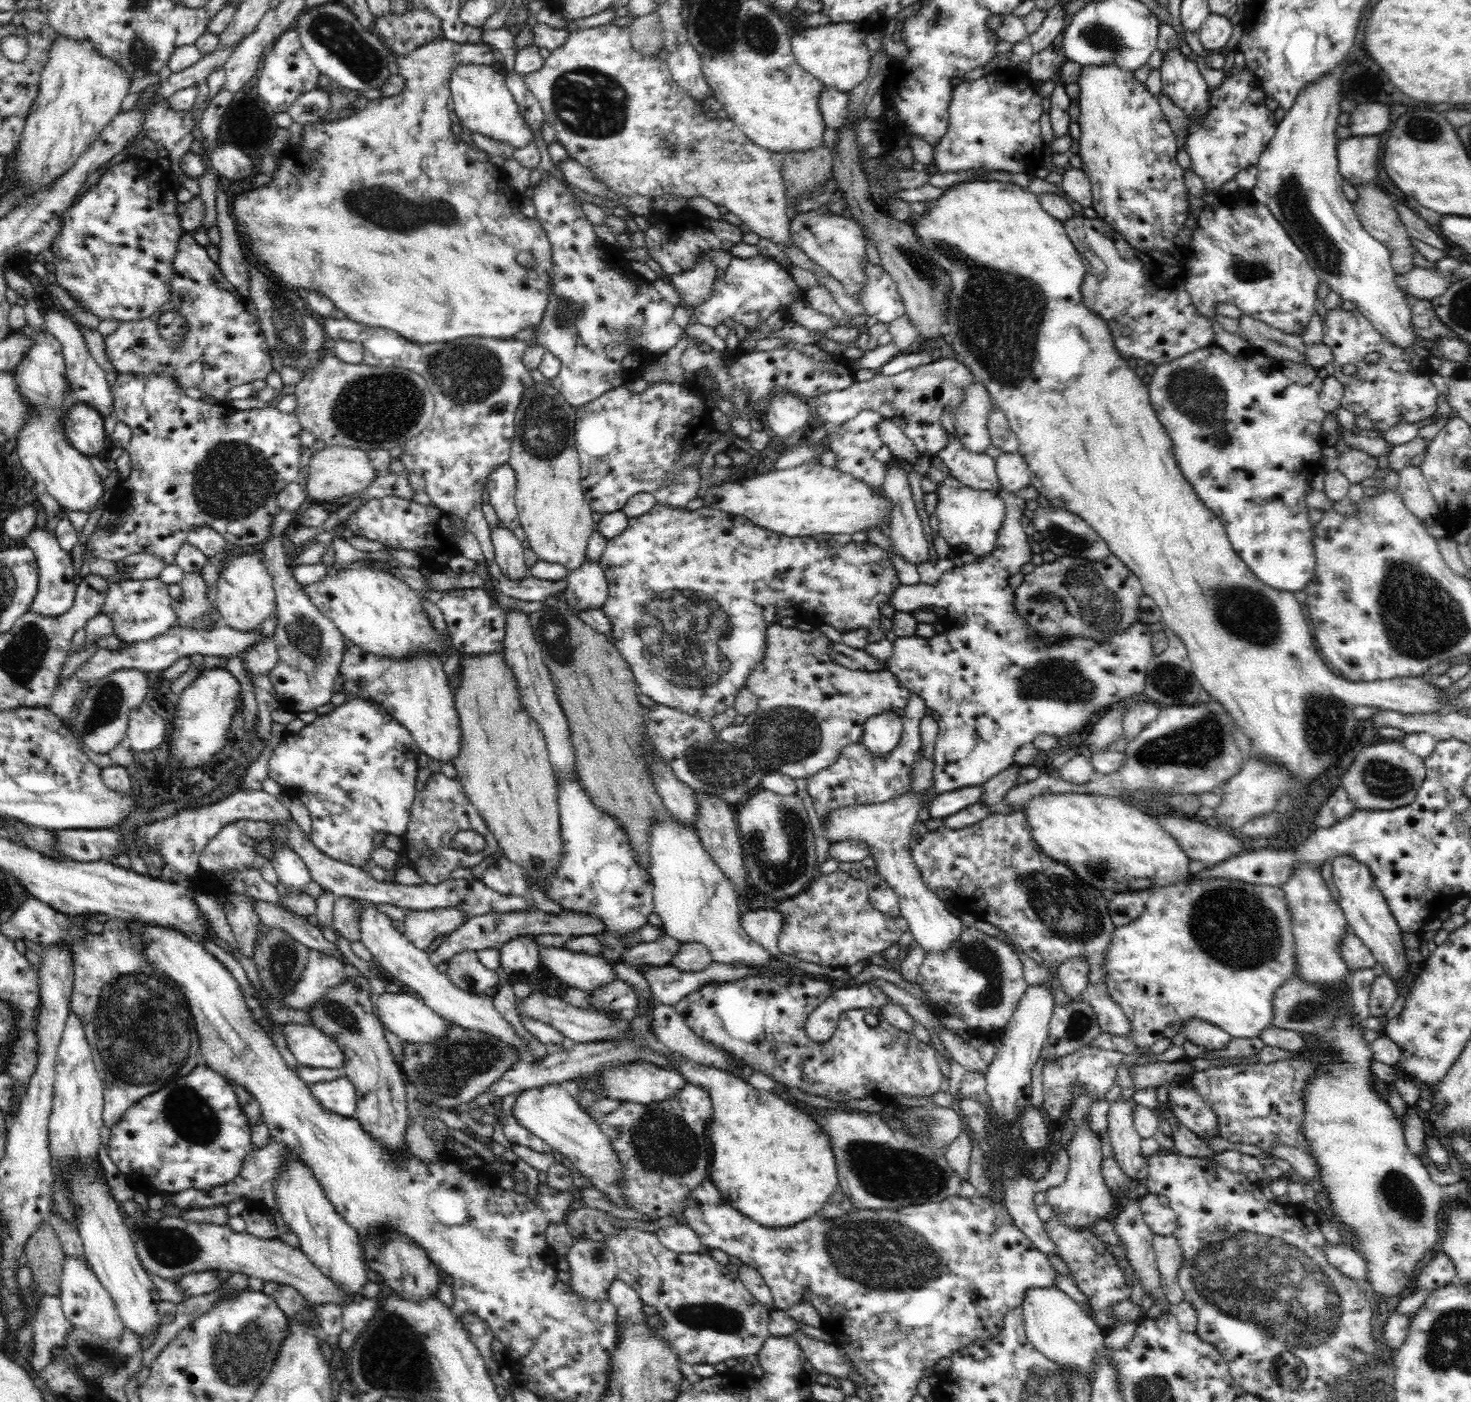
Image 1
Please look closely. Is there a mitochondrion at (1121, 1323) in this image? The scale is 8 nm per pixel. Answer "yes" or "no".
no

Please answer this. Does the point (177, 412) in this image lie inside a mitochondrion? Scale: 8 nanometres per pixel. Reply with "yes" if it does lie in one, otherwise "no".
no

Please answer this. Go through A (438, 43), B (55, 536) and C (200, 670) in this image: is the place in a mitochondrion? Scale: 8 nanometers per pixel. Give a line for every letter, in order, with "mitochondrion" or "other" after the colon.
A: other
B: other
C: other

